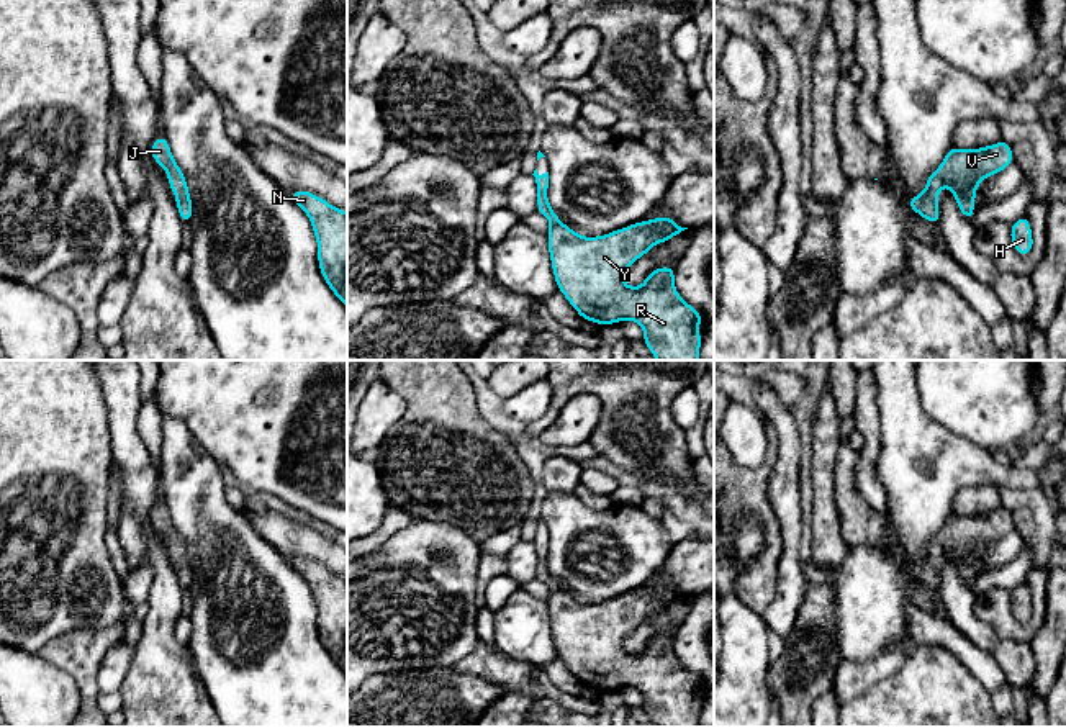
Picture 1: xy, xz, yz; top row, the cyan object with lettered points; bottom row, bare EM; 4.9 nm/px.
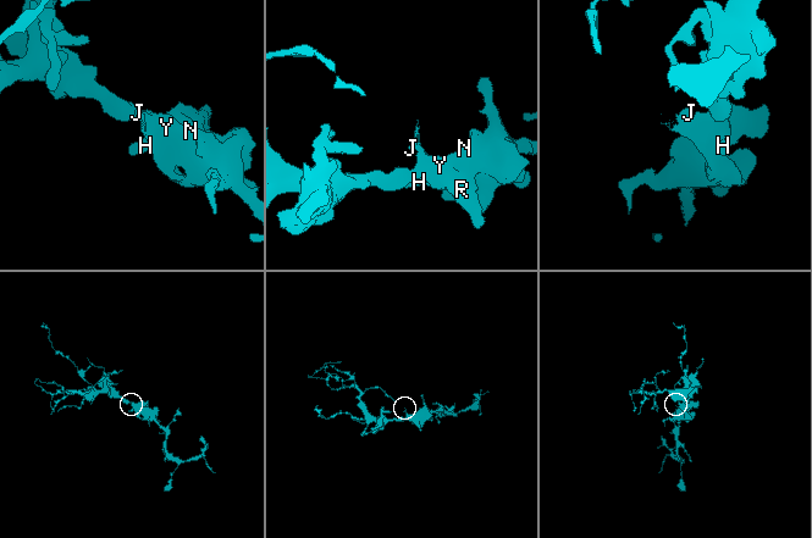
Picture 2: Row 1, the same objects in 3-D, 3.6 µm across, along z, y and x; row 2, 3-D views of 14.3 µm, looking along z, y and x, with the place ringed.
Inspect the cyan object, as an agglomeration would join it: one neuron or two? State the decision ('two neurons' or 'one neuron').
one neuron

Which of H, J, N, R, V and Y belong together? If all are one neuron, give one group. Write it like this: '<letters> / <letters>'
H J N R V Y

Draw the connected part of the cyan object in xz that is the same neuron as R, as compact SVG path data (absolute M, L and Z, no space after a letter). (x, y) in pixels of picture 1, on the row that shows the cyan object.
M549 172L532 174L537 188L537 213L550 221L545 234L549 239L549 255L557 288L567 301L576 309L581 319L598 323L599 326L632 319L644 327L644 344L657 360L699 360L702 336L698 326L704 323L701 313L688 305L676 291L675 267L653 269L640 287L627 287L624 273L630 264L644 257L653 246L666 242L681 231L670 216L658 216L648 221L639 221L627 228L616 229L604 236L585 237L570 229L558 219L550 208L547 188Z

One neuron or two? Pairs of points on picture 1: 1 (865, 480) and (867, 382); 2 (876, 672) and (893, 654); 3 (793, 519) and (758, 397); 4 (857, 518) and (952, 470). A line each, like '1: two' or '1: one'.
1: one
2: one
3: one
4: two

